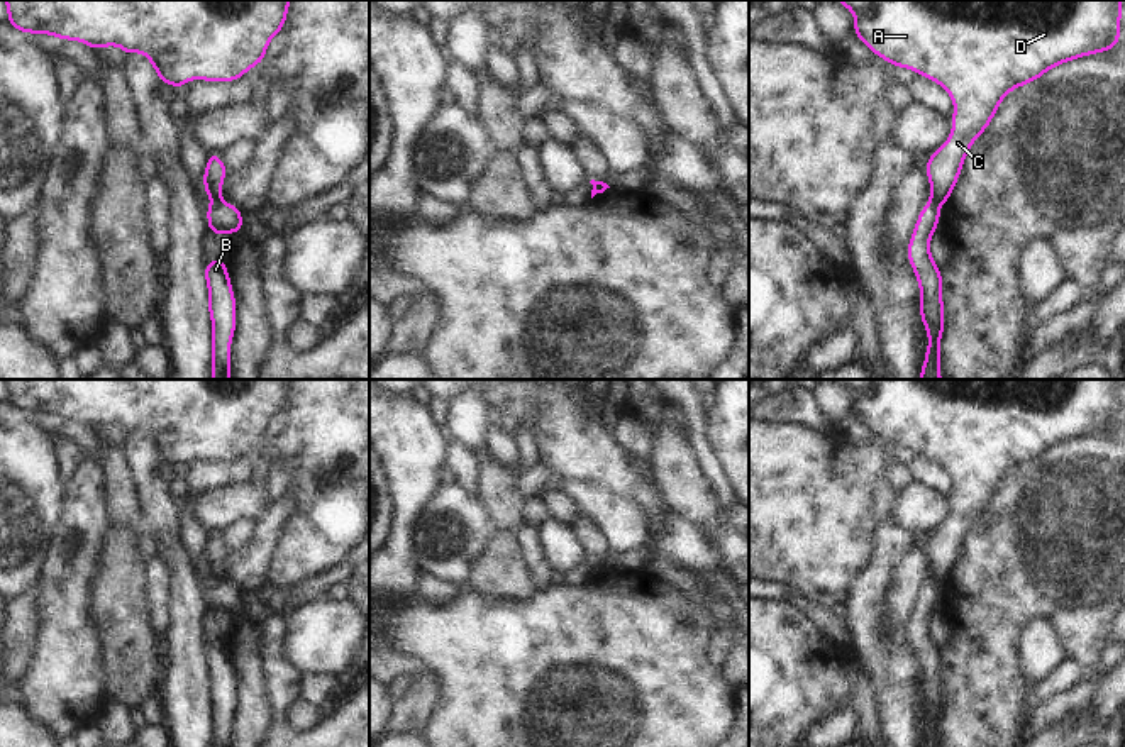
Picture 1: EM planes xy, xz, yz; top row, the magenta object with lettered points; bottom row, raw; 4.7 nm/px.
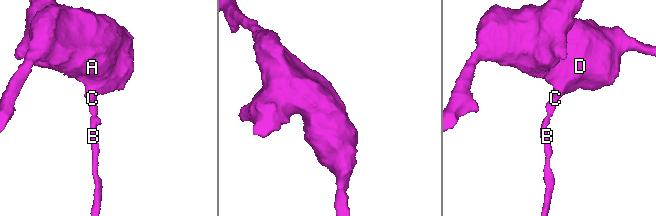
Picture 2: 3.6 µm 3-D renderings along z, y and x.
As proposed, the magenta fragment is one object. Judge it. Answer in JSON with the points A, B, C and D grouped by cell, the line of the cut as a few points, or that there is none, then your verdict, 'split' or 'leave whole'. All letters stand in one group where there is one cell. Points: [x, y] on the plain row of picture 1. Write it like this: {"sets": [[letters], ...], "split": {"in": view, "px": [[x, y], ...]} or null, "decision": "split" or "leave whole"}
{"sets": [["A", "C", "D"], ["B"]], "split": {"in": "xy", "px": [[212, 580], [219, 581]]}, "decision": "split"}

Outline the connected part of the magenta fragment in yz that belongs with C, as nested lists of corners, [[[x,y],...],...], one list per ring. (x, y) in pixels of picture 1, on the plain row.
[[[835,379],[845,385],[856,401],[854,413],[873,434],[893,445],[913,449],[939,462],[954,481],[950,517],[930,534],[925,552],[930,581],[944,584],[957,562],[973,522],[991,503],[1006,473],[1035,461],[1054,445],[1088,434],[1111,430],[1118,423],[1122,379]]]

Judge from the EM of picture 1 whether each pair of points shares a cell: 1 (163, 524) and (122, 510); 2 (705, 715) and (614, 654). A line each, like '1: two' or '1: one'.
1: two
2: one

